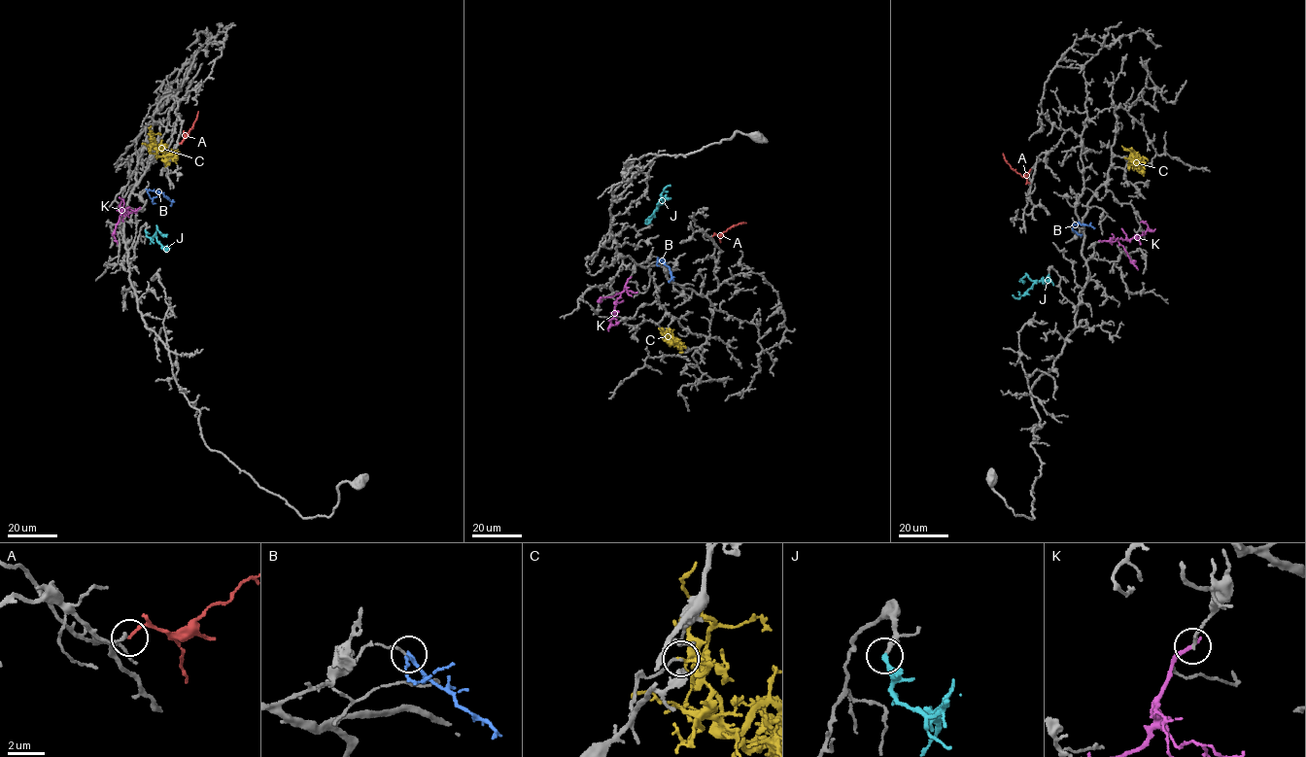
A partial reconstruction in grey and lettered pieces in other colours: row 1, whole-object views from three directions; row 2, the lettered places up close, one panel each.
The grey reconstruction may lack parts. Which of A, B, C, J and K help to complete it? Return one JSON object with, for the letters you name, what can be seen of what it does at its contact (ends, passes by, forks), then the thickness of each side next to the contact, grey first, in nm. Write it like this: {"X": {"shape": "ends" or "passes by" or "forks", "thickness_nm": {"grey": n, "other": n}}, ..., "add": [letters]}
{"J": {"shape": "ends", "thickness_nm": {"grey": 220, "other": 190}}, "add": ["J"]}

